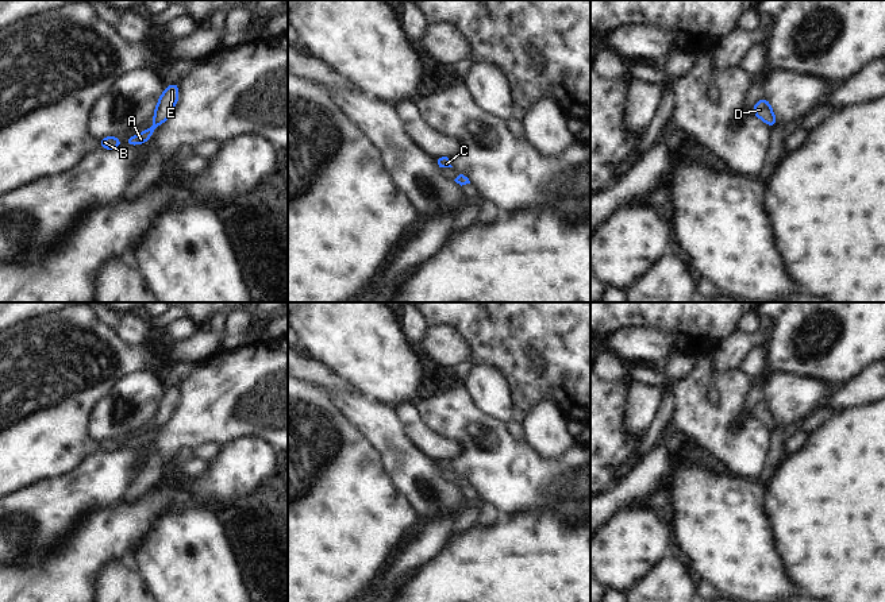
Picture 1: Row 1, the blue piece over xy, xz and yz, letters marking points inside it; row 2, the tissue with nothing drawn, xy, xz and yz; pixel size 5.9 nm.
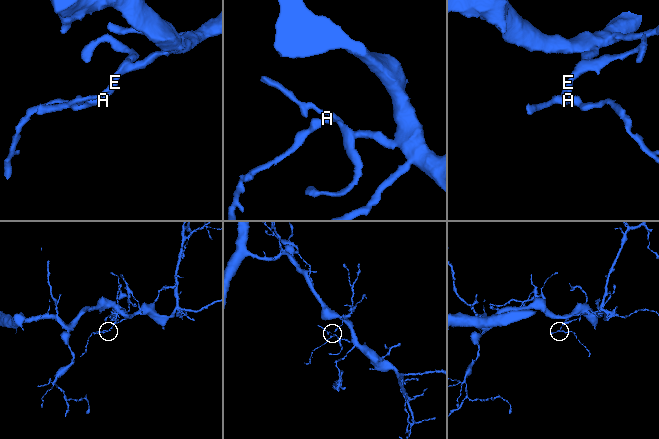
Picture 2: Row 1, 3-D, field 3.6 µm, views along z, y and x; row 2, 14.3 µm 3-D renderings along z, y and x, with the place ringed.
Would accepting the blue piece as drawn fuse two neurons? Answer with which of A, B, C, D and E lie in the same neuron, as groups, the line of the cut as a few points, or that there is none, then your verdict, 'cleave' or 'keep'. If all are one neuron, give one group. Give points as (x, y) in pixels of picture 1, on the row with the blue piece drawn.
groups A B C D E; cut none; keep

